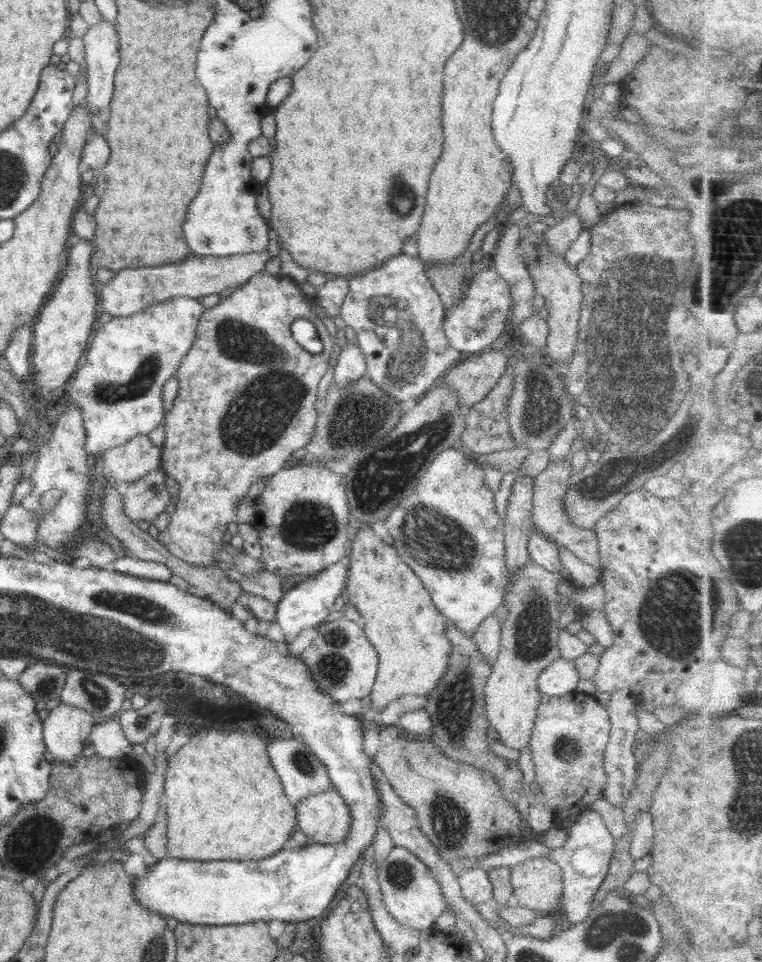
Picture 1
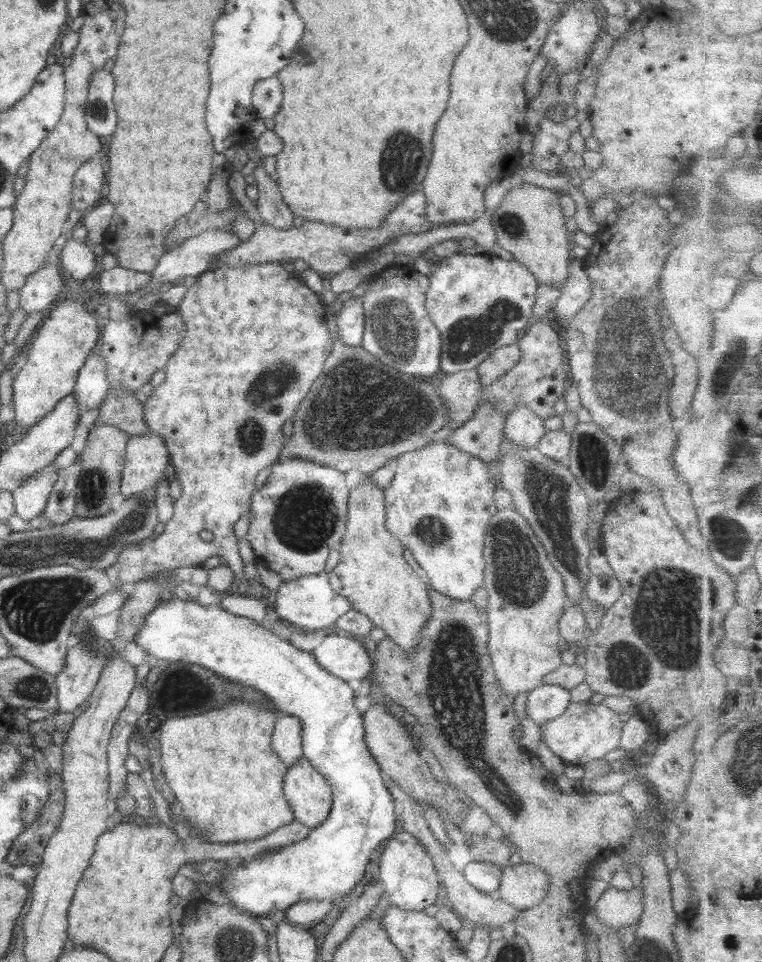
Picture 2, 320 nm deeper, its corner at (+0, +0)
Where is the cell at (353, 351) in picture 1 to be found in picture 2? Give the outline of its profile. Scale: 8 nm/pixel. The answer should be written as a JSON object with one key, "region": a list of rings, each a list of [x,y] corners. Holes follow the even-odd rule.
{"region":[[[352,297],[347,300],[335,315],[340,340],[351,347],[361,346],[365,329],[363,300]]]}

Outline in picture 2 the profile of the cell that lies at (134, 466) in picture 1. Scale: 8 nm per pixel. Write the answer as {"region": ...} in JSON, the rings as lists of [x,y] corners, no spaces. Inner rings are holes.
{"region":[[[142,434],[127,440],[121,493],[126,499],[155,487],[169,468],[169,452],[161,436]]]}

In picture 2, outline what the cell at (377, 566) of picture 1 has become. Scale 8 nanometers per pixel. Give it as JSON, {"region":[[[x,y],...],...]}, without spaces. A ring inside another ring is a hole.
{"region":[[[370,478],[362,480],[352,492],[348,502],[348,524],[346,536],[340,548],[340,563],[329,574],[329,583],[334,592],[344,596],[350,602],[351,609],[368,617],[375,627],[382,628],[403,651],[410,652],[420,643],[422,627],[432,616],[432,601],[430,601],[429,585],[419,572],[413,570],[402,556],[404,548],[398,540],[386,530],[385,496],[378,486],[372,484]]]}

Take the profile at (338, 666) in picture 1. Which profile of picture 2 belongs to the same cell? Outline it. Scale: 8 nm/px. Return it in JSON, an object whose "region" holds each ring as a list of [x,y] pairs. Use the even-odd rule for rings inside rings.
{"region":[[[344,634],[326,635],[312,653],[317,663],[338,679],[349,682],[371,676],[370,645],[359,638]]]}

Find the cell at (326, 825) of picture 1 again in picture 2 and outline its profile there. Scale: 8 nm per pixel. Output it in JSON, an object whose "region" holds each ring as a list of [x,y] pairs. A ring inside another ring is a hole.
{"region":[[[306,757],[287,767],[283,791],[300,824],[313,829],[326,821],[333,805],[333,792]]]}

